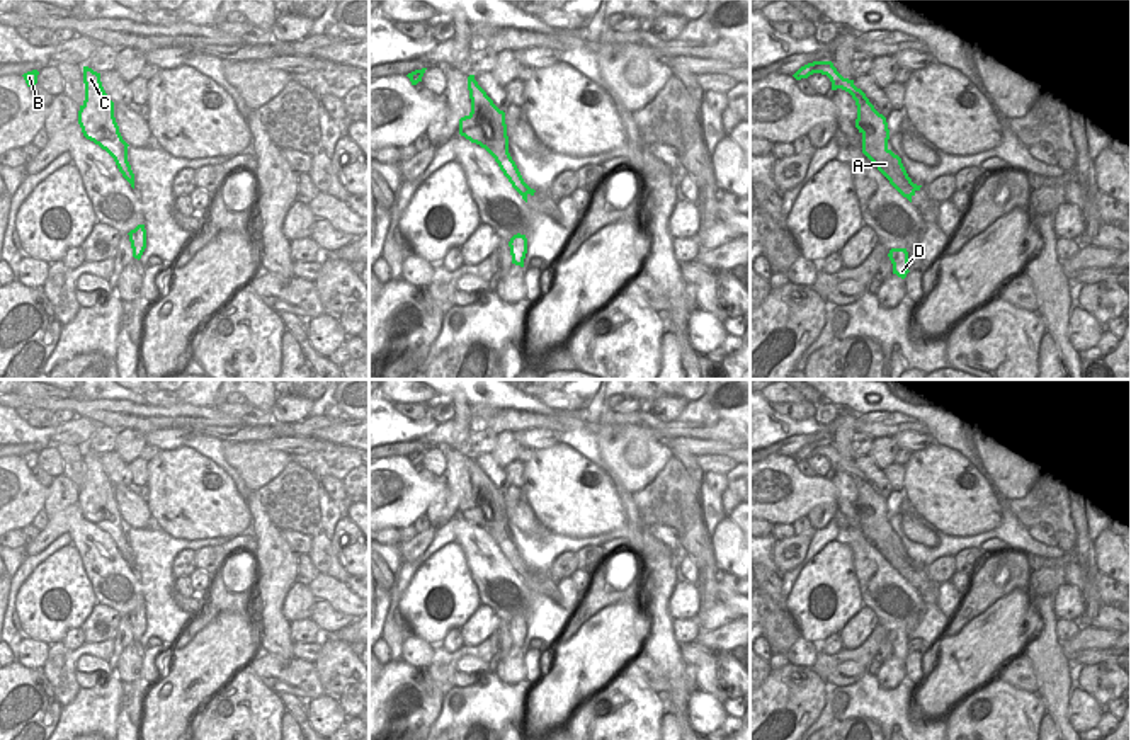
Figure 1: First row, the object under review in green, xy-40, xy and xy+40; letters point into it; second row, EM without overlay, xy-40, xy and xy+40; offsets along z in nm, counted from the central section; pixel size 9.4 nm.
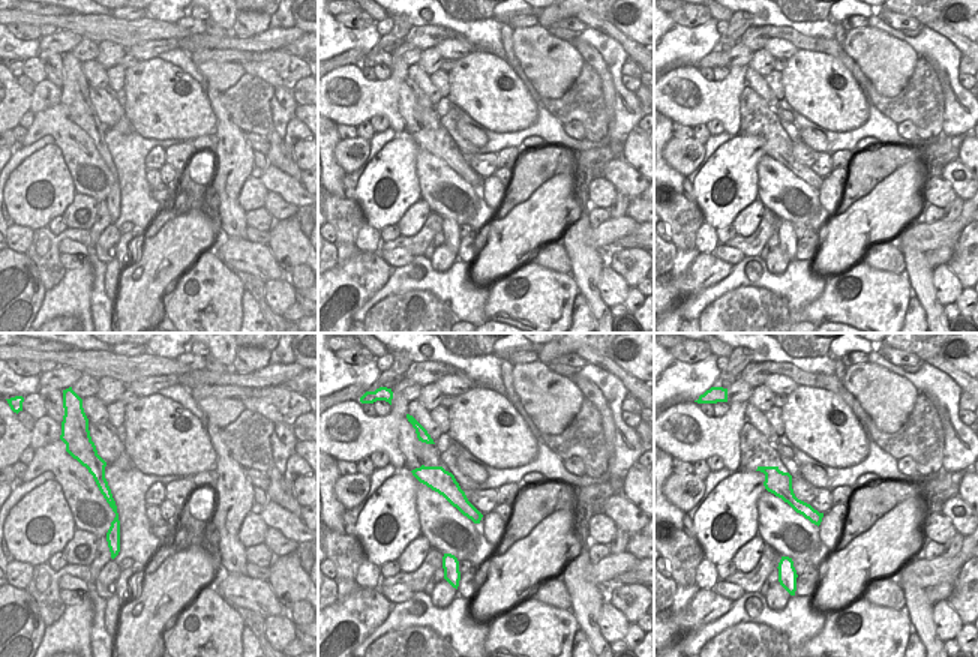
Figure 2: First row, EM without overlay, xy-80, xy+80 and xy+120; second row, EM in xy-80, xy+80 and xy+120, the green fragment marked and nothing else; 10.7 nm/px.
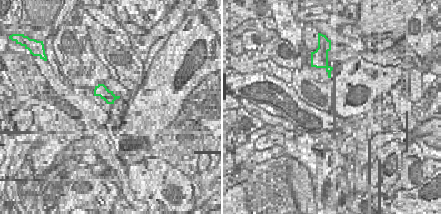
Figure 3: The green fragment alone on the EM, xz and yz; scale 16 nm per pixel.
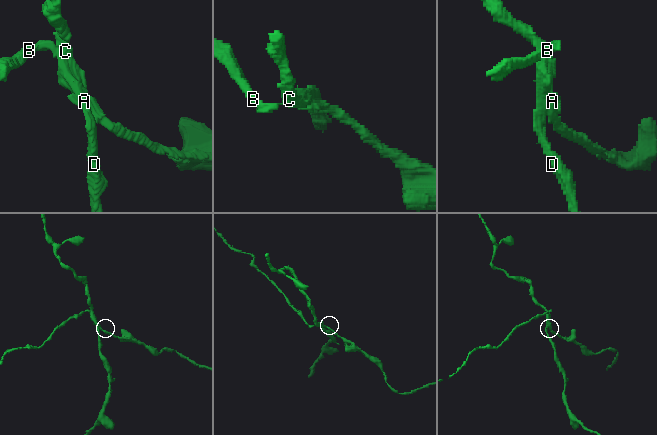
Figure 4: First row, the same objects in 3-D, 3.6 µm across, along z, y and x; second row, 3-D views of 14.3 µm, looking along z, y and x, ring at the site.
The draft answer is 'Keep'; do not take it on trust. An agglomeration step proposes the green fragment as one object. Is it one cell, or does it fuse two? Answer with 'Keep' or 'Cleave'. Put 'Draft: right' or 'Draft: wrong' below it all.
Cleave.
Draft: wrong

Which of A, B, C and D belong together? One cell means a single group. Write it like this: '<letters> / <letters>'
A B / C D

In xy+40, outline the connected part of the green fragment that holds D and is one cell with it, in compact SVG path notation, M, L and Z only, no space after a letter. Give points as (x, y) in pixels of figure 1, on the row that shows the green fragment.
M891 248L888 253L891 264L893 264L893 274L905 279L908 270L908 252L907 248Z

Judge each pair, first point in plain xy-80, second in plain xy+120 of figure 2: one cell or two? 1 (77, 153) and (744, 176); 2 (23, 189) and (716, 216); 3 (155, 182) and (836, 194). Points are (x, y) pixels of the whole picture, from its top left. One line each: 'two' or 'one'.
1: two
2: one
3: one

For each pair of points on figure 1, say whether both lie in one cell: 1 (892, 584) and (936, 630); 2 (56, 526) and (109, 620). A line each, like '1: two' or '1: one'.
1: two
2: two

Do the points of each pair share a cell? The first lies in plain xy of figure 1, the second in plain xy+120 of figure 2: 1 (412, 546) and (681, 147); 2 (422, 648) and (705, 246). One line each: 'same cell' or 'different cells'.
1: same cell
2: same cell

